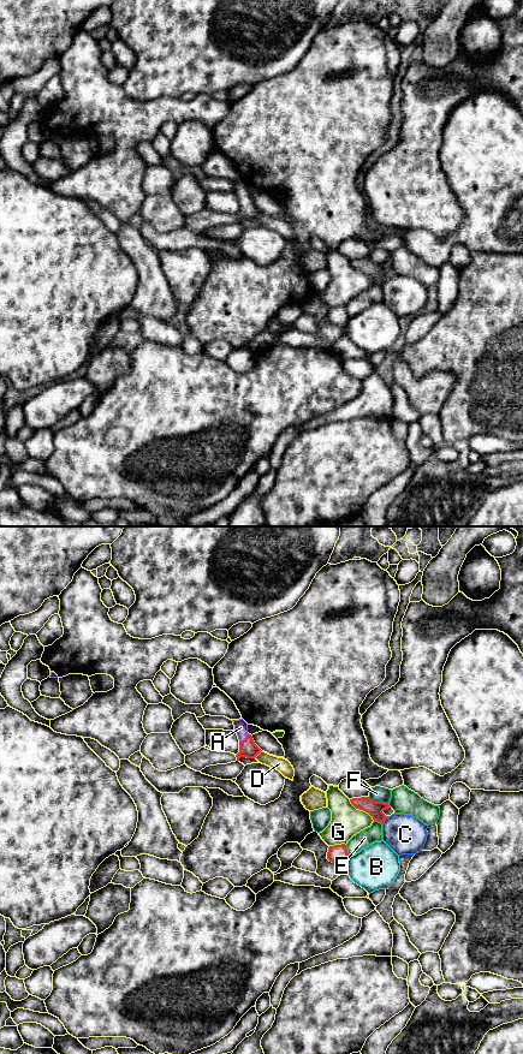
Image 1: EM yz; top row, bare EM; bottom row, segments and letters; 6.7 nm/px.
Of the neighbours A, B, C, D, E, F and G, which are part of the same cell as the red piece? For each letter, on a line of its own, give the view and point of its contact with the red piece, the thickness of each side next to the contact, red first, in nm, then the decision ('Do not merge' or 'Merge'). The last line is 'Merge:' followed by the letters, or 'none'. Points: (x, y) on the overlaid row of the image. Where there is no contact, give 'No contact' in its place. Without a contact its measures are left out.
A: Touches red at yz (245, 738). Thickness 120 nm (red) against 100 nm. Merge
B: Touches red at yz (348, 859). Thickness 130 nm (red) against 300 nm. Do not merge
C: Touches red at yz (384, 820). Thickness 100 nm (red) against 260 nm. Do not merge
D: Touches red at yz (257, 754). Thickness 120 nm (red) against 90 nm. Do not merge
E: Touches red at yz (346, 851). Thickness 130 nm (red) against 110 nm. Do not merge
F: Touches red at yz (378, 802). Thickness 100 nm (red) against 100 nm. Do not merge
G: Touches red at yz (361, 809). Thickness 100 nm (red) against 220 nm. Do not merge
Merge: A

